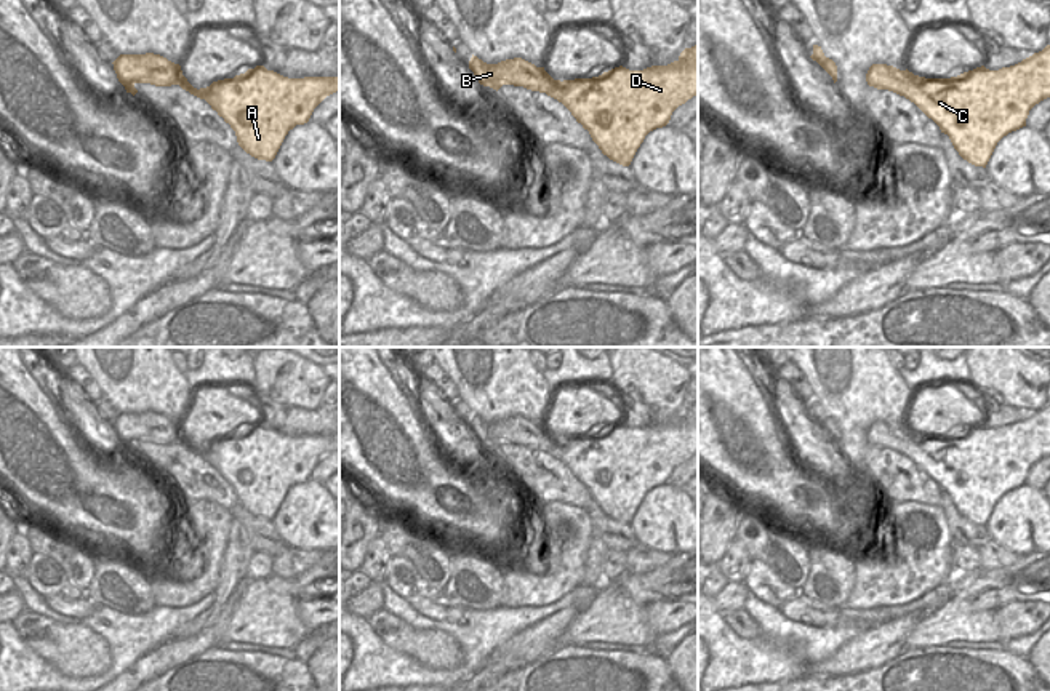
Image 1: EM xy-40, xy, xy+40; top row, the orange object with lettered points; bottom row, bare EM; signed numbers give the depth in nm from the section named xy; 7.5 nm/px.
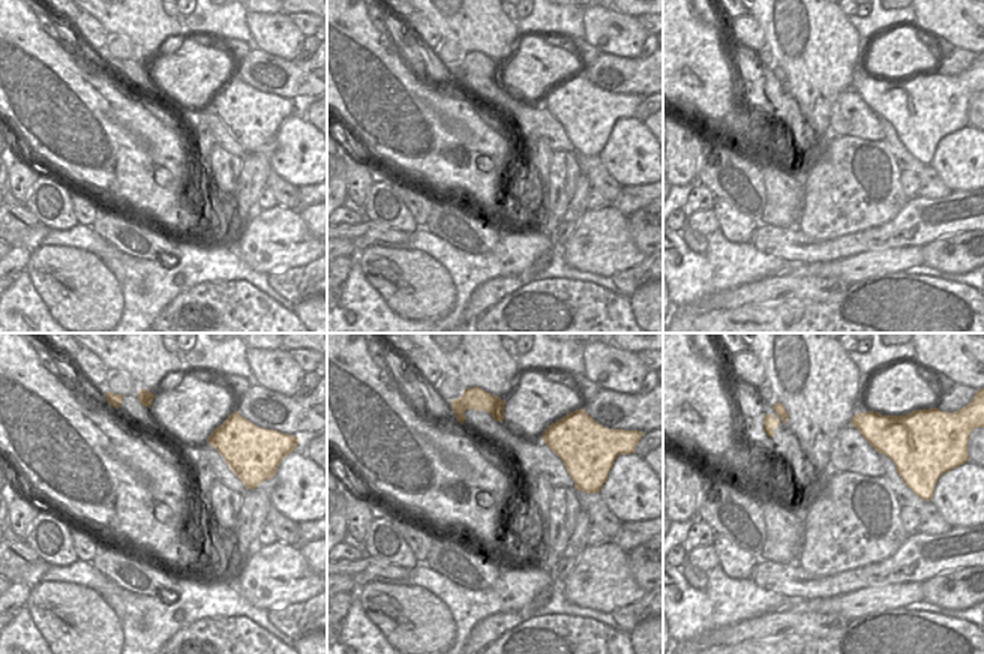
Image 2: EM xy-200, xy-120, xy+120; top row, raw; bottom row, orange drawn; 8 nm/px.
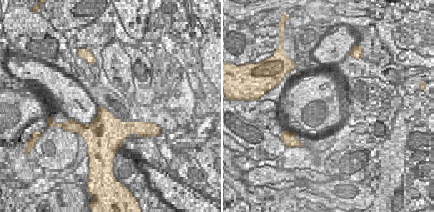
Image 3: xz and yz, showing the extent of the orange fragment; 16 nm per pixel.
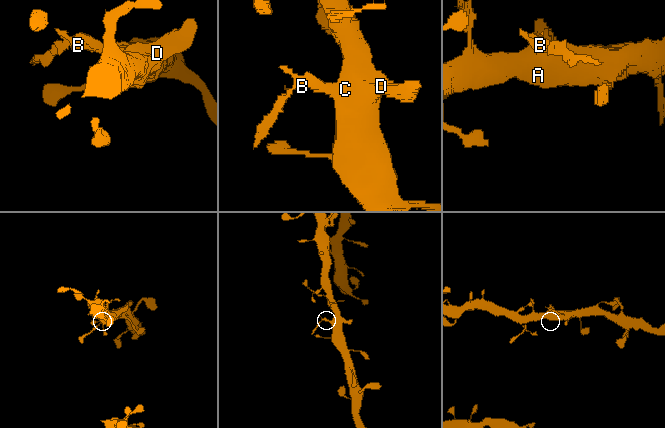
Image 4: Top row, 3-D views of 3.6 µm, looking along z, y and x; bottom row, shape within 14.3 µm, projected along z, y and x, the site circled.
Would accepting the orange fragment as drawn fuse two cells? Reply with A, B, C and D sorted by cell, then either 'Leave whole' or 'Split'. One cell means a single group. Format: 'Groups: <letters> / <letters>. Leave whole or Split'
Groups: A C D / B. Split.

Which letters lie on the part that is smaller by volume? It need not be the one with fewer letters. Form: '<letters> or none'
B.

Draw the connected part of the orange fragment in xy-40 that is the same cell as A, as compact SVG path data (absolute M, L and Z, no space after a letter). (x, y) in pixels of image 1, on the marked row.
M256 66L189 93L205 99L230 125L246 154L272 162L288 131L307 123L314 109L336 91L339 77L288 78Z

